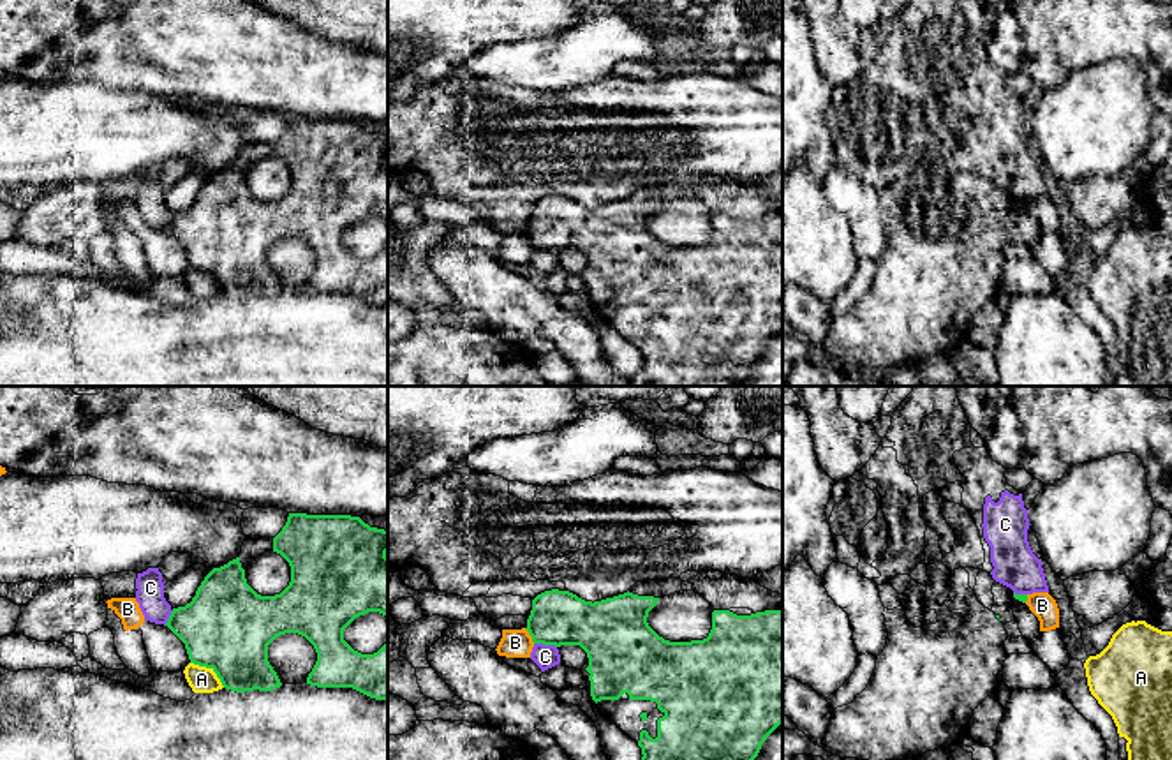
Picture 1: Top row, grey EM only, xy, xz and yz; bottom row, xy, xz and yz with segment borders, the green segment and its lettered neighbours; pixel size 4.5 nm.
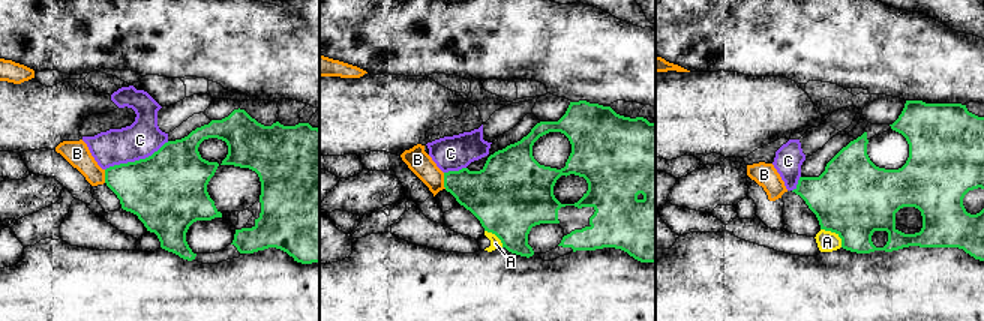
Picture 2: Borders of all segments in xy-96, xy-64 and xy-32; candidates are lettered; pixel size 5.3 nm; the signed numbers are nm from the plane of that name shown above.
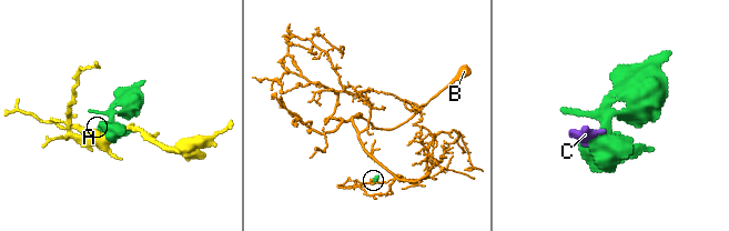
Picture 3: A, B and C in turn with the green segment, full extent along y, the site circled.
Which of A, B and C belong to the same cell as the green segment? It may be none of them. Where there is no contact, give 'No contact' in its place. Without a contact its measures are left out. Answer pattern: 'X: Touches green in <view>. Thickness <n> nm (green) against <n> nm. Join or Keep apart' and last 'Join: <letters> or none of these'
A: Touches green in xy. Thickness 400 nm (green) against 120 nm. Keep apart
B: Touches green in xz. Thickness 260 nm (green) against 130 nm. Keep apart
C: Touches green in xz. Thickness 260 nm (green) against 110 nm. Keep apart
Join: none of these

